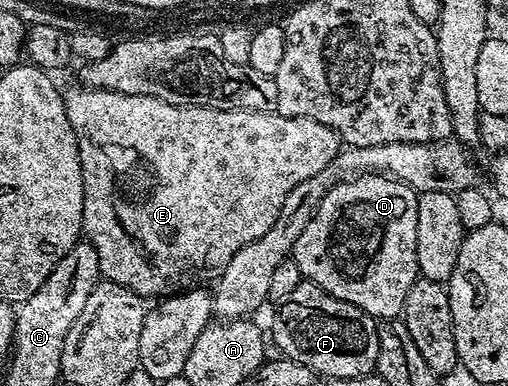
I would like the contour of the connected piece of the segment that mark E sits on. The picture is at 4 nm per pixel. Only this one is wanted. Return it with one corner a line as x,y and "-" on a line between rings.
78,85
64,92
67,121
71,121
71,129
77,138
79,161
83,173
83,221
81,230
87,242
96,249
99,255
99,269
108,282
130,287
135,294
142,297
157,295
168,297
186,289
205,285
205,282
216,280
221,276
231,257
238,253
243,245
255,241
267,233
287,195
301,181
314,177
321,169
336,157
339,152
337,135
327,125
319,125
319,121
283,117
271,111
224,111
214,107
180,107
167,101
159,101
146,95
128,95
118,91
108,91
105,87

